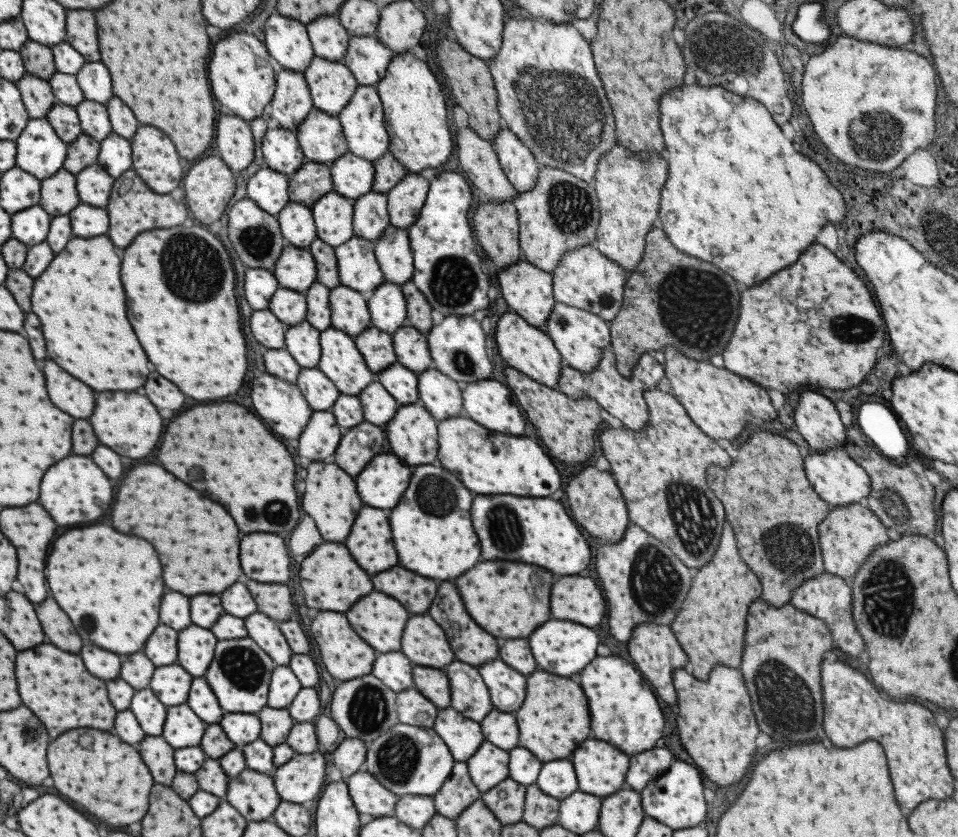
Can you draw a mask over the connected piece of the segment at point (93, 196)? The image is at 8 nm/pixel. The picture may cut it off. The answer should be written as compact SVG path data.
M94 164L80 170L75 175L75 188L81 203L103 208L107 204L114 178L104 172L104 168Z

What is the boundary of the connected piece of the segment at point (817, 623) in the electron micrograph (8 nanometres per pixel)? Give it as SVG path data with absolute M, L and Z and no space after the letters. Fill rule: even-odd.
M757 598L745 615L743 646L739 670L758 729L783 746L821 738L821 659L823 652L834 648L825 623L789 602L775 608Z

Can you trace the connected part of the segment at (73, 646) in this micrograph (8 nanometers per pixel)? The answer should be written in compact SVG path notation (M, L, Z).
M53 598L43 600L37 608L37 620L41 622L43 634L49 640L49 644L65 650L65 652L77 652L81 648L81 640L75 634L71 622L67 620L67 616L59 610L59 606L55 604Z

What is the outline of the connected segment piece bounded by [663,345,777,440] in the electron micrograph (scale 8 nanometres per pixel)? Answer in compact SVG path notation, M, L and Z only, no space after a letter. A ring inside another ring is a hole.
M667 345L663 347L664 376L669 380L673 396L681 403L687 416L710 439L734 440L748 422L777 418L765 388L752 380L740 377L727 370L717 368L709 360L693 360Z

